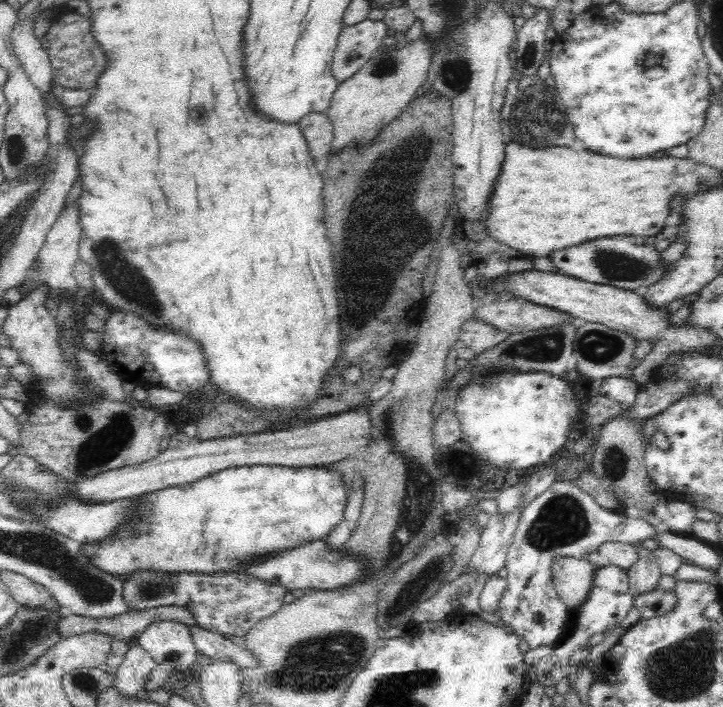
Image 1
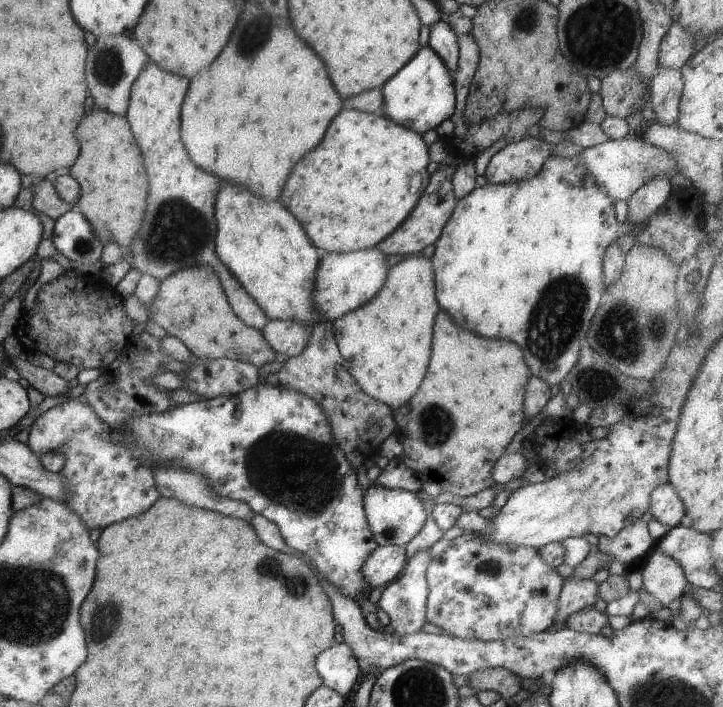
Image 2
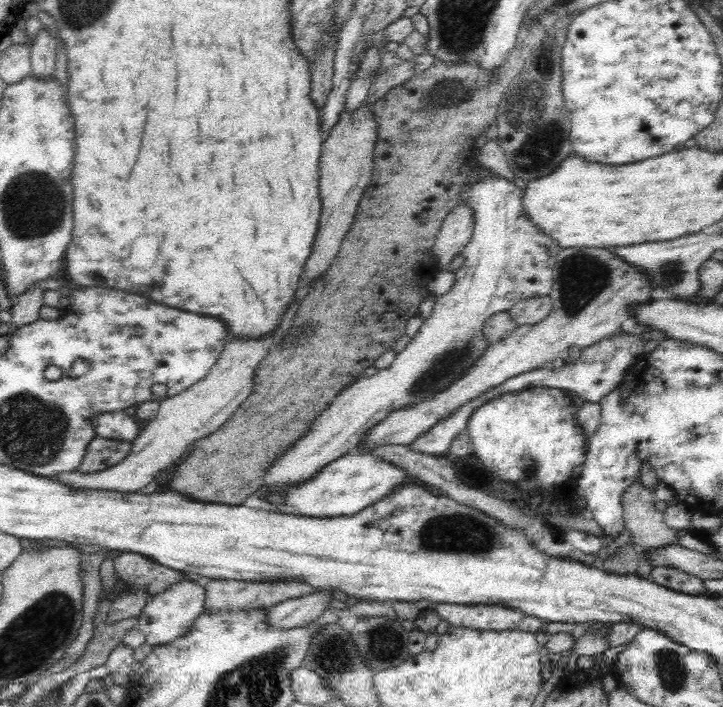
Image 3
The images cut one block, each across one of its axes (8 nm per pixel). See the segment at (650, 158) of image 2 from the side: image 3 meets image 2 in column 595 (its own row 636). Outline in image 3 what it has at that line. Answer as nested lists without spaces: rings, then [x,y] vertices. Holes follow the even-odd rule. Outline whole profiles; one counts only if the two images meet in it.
[[[186,580],[172,584],[170,588],[164,590],[164,594],[158,594],[152,600],[148,600],[137,618],[136,626],[144,634],[145,642],[150,646],[166,646],[190,632],[196,618],[203,613],[204,599],[204,589],[195,582]]]

